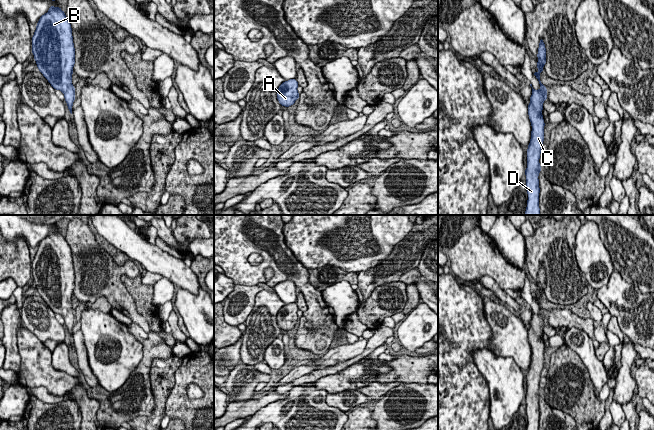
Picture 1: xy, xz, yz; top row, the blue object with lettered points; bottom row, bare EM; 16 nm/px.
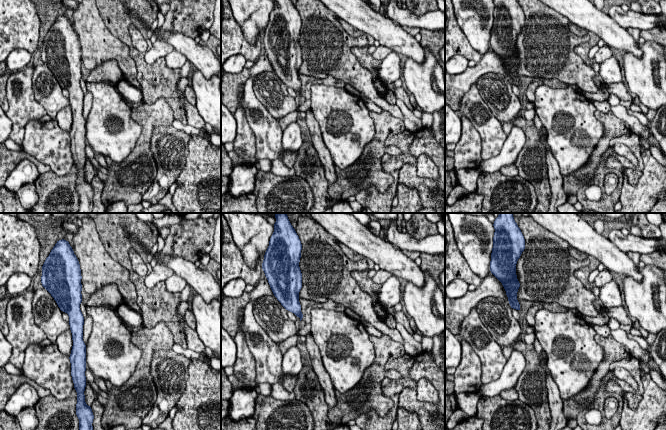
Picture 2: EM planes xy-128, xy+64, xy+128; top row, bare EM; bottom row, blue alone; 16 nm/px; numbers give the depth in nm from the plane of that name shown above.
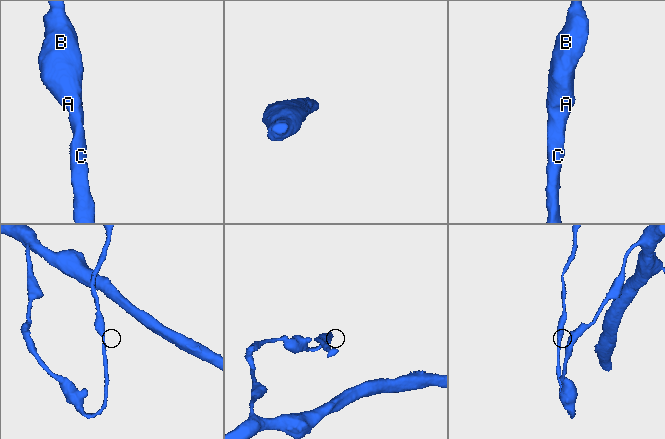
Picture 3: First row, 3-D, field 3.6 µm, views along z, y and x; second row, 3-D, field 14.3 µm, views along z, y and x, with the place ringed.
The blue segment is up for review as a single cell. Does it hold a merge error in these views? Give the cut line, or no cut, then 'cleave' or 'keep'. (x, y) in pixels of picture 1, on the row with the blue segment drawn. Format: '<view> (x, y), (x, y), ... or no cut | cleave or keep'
no cut | keep

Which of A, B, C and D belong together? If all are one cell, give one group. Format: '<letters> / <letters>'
A B C D

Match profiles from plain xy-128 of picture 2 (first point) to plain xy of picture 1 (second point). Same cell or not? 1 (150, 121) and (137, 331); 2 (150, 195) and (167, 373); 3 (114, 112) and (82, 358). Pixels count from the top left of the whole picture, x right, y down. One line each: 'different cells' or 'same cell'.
1: different cells
2: same cell
3: different cells

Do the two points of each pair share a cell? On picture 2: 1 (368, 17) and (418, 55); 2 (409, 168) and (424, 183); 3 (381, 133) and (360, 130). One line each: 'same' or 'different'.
1: same
2: same
3: different

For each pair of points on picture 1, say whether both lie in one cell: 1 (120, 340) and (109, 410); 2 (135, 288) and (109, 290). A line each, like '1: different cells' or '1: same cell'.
1: different cells
2: different cells

